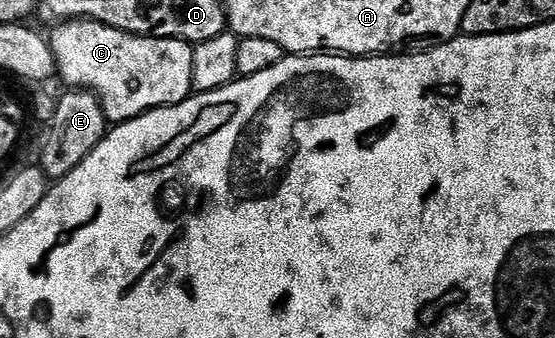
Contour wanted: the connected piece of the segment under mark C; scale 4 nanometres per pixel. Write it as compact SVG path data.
M77 18L74 22L63 22L52 27L53 34L48 35L49 47L53 50L53 55L57 61L57 74L66 83L69 88L80 88L83 90L92 90L97 98L103 104L105 117L110 123L120 124L122 122L130 122L133 118L138 118L141 114L145 114L148 110L157 110L161 106L178 106L182 100L190 97L194 93L193 89L193 46L184 42L181 38L148 38L147 36L135 36L123 32L119 28L111 28L107 24L99 24L92 22L86 18Z

